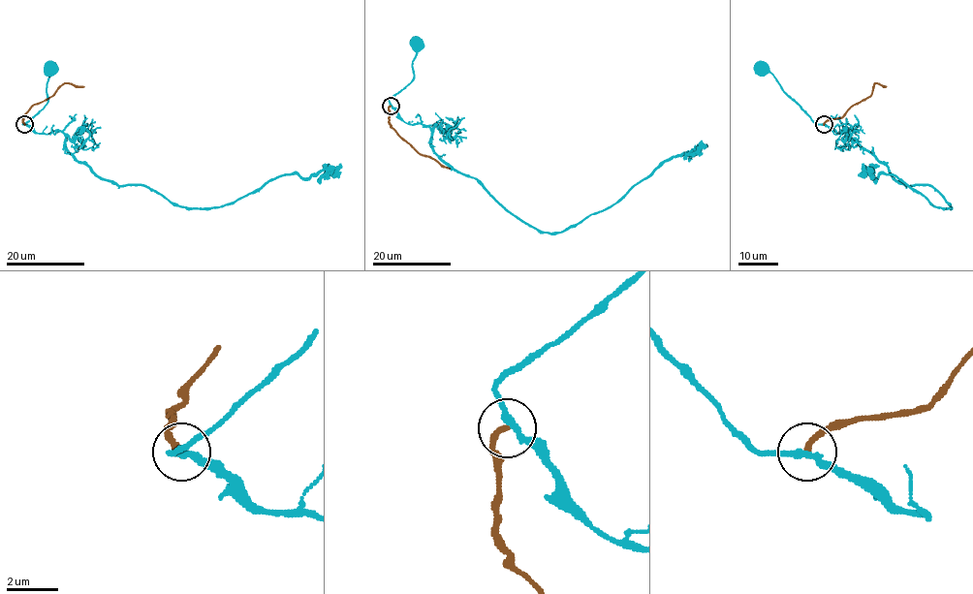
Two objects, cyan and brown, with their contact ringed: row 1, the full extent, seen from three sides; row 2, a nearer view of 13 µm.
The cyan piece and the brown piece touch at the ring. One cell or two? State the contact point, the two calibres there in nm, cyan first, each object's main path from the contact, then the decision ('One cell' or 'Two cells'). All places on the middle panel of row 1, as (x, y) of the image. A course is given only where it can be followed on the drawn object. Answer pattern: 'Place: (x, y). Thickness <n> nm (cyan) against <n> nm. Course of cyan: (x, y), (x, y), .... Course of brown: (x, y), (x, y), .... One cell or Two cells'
Place: (391, 106). Thickness 240 nm (cyan) against 240 nm. Course of cyan: (391, 107), (389, 100), (413, 78), (416, 41). Course of brown: (391, 107), (389, 123), (399, 136), (420, 154), (450, 169). Two cells

